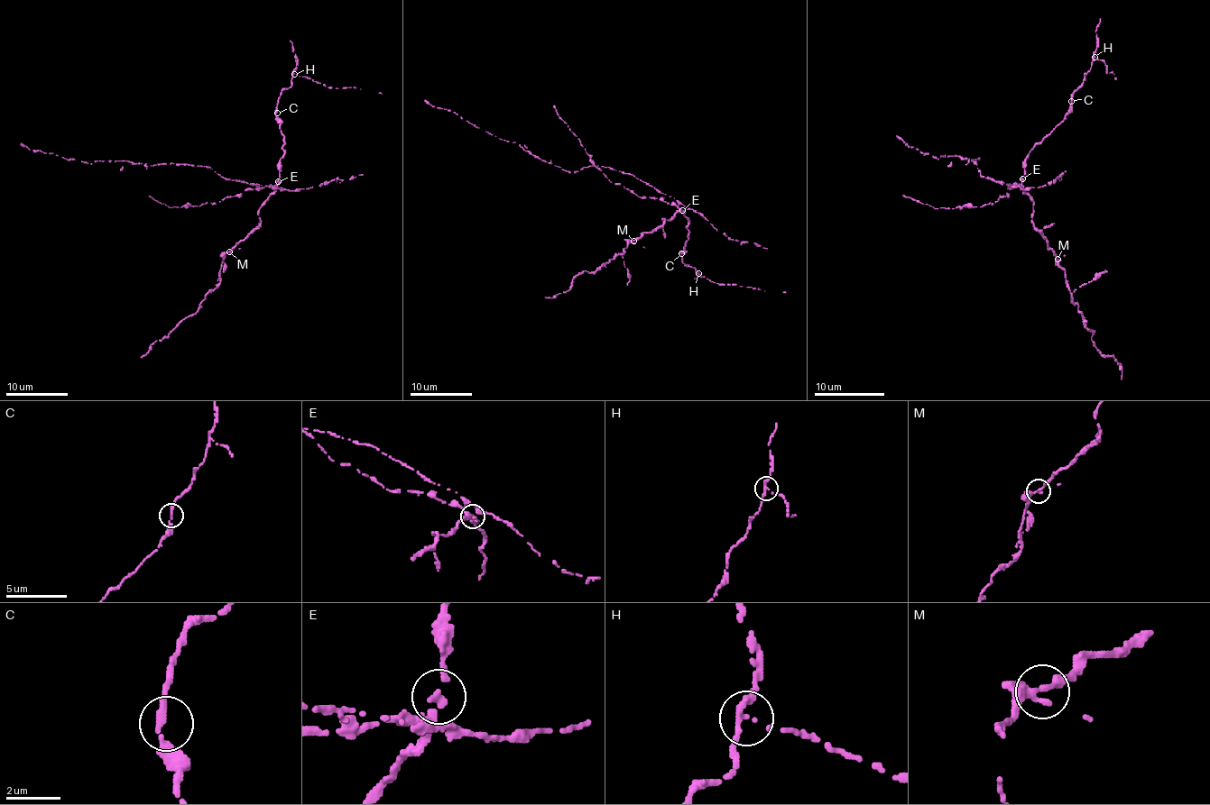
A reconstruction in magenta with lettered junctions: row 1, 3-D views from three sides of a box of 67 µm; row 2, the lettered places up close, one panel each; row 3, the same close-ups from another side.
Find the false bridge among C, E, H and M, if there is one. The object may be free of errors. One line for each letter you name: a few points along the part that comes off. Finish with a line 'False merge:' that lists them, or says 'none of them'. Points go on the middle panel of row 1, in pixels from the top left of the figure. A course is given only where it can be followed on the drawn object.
E: (683, 210), (677, 201), (632, 174), (591, 165), (565, 171), (534, 158), (515, 141), (506, 141), (424, 100)
False merge: E

